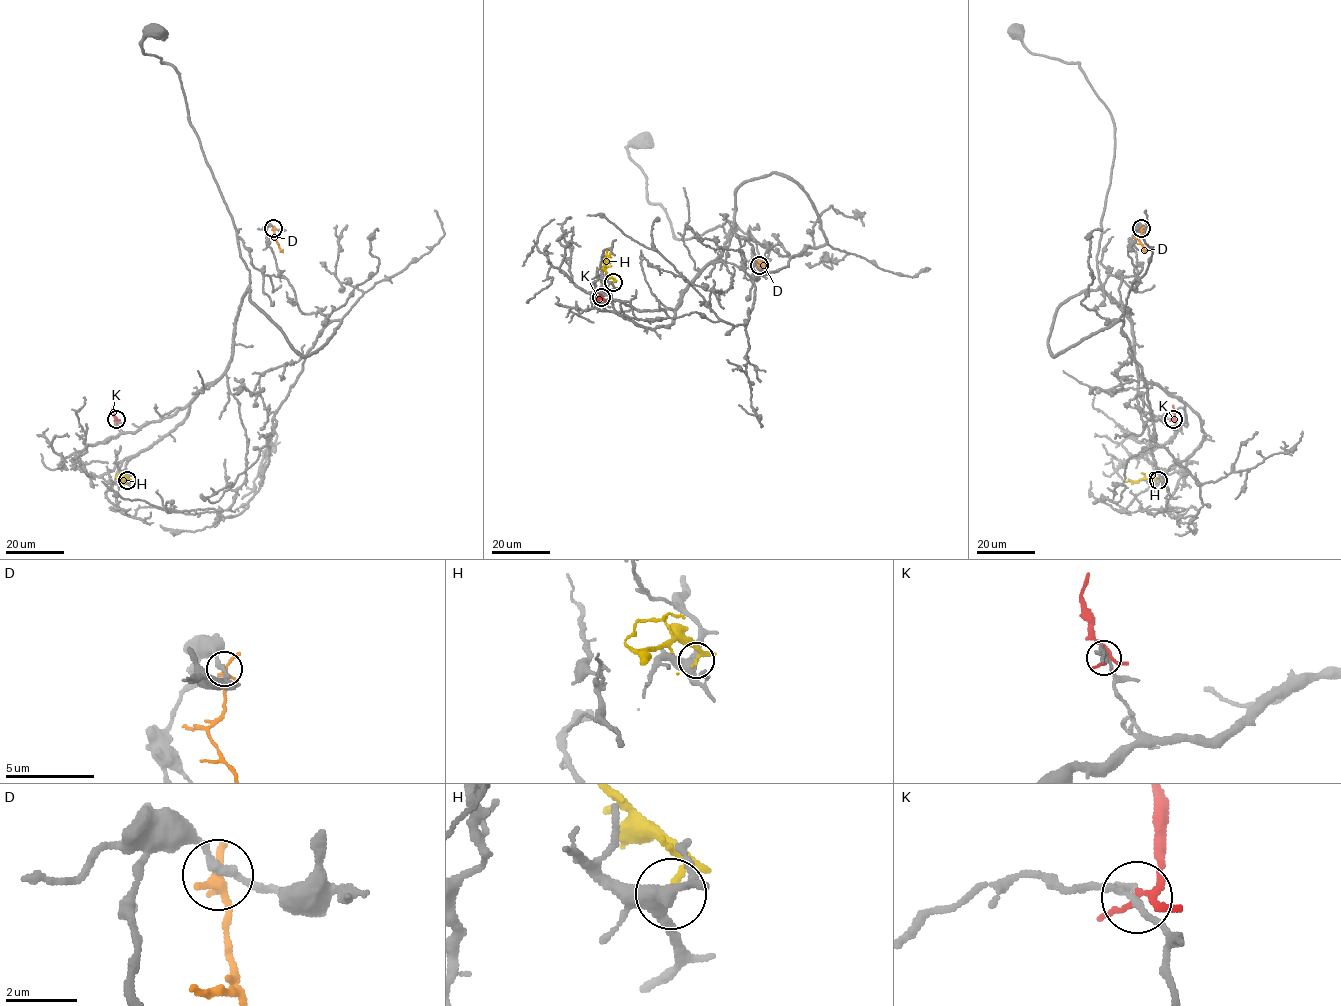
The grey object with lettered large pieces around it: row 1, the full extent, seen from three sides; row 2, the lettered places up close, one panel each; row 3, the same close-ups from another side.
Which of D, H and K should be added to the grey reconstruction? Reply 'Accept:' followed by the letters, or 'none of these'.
Accept: none of these

